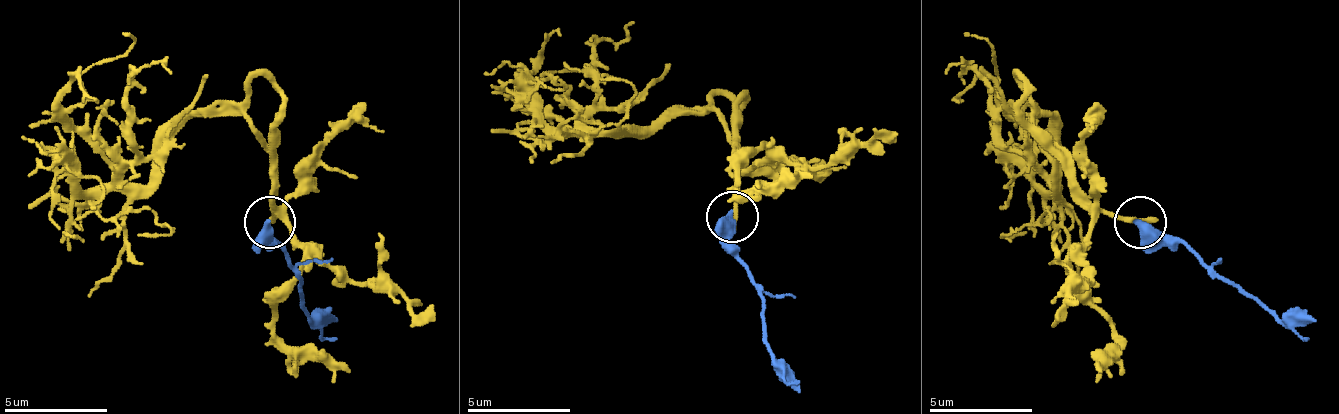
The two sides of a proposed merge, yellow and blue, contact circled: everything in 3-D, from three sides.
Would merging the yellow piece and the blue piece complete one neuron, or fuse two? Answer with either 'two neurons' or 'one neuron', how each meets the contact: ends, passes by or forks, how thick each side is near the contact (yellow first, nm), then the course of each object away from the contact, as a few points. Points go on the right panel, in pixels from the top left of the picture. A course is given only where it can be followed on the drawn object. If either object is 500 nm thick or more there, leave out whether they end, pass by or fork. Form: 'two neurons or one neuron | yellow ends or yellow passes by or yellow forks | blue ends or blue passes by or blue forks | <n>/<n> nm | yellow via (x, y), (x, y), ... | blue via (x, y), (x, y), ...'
two neurons | yellow ends | blue ends | 320/480 nm | yellow via (1139, 223), (1071, 187), (1035, 114), (1056, 125), (1051, 176), (994, 52), (968, 31) | blue via (1139, 223), (1180, 239), (1227, 280), (1268, 306), (1305, 337)

